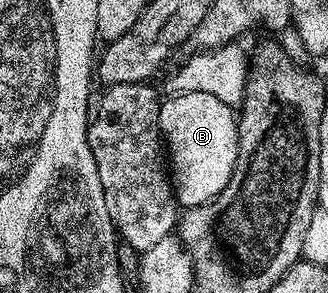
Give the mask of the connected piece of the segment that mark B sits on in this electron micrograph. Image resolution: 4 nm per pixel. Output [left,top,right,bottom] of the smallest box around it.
[159,93,239,209]

